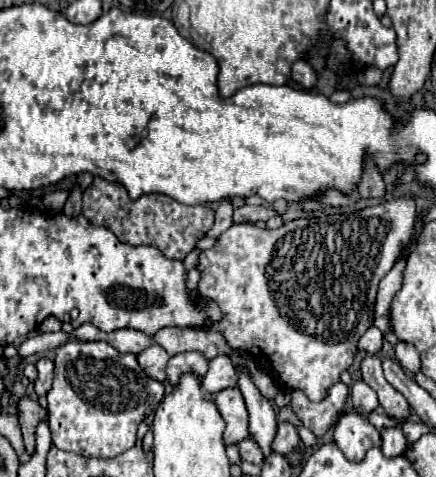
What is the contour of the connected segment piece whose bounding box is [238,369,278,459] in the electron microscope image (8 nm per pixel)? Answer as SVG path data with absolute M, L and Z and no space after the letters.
M242 369L238 373L238 377L240 377L238 389L242 391L248 413L250 413L250 435L258 443L260 451L264 453L264 459L268 459L268 455L274 453L272 451L272 439L276 437L276 427L278 427L276 411L270 405L270 401L266 397L262 397L258 387L252 383L246 369Z

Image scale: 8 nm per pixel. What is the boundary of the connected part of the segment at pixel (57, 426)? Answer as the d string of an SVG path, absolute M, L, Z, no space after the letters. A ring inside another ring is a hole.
M68 341L64 345L60 345L56 349L56 357L54 357L54 363L56 363L56 369L54 369L54 385L52 389L48 391L46 399L48 399L48 418L49 427L52 433L52 443L58 447L58 449L64 449L64 451L74 451L78 455L84 455L84 457L116 457L120 453L124 453L126 449L130 449L134 443L136 443L136 427L148 417L154 413L154 409L158 407L160 399L164 397L164 383L148 377L140 367L138 367L138 361L136 361L136 355L128 353L128 355L122 355L118 353L114 347L110 347L108 343L104 341Z

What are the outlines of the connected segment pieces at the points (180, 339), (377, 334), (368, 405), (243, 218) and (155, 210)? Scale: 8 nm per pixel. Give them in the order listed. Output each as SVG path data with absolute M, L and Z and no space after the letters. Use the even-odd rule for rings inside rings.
M164 327L152 337L160 347L166 349L168 355L178 355L184 351L200 351L208 359L218 355L230 355L234 349L228 347L224 337L212 329L180 329L180 327Z
M372 325L372 327L360 337L358 347L360 347L362 351L366 351L368 355L374 355L374 353L380 353L380 349L382 349L382 341L384 341L382 331L380 331L378 327Z
M356 381L352 385L352 401L354 401L356 413L360 413L362 417L368 417L378 407L378 397L374 389L368 387L364 381Z
M242 205L234 209L234 223L258 223L258 221L268 221L274 213L270 207L252 207L252 205Z
M96 177L94 183L84 191L84 207L82 215L94 225L108 227L120 241L130 245L152 245L160 249L168 259L184 259L198 239L206 235L206 231L214 223L214 211L208 205L182 205L172 197L150 193L132 201L126 189L118 183L110 183L106 179Z

